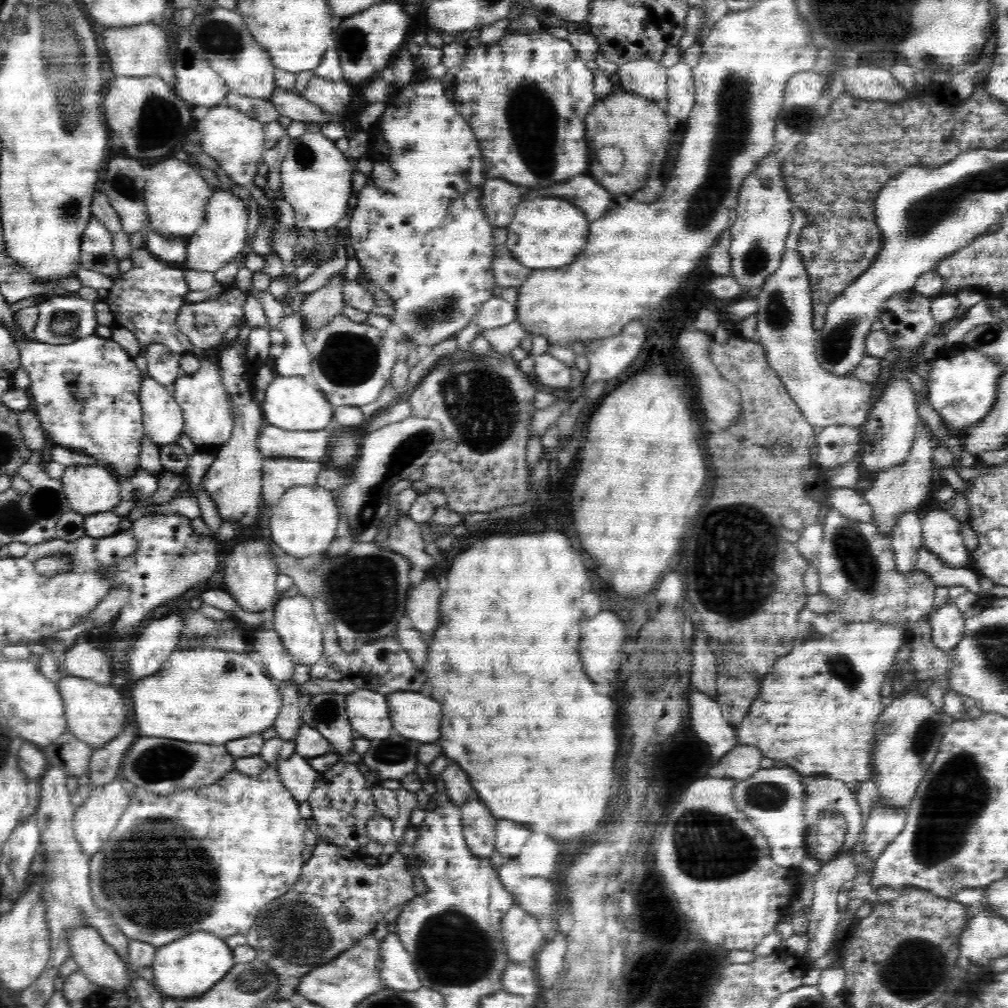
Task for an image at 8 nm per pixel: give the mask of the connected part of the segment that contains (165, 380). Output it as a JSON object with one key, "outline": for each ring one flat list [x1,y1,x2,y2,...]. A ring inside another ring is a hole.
{"outline":[[151,344,145,353,148,374,154,380,169,387,181,376,188,374,180,366,181,355,173,353,167,346]]}

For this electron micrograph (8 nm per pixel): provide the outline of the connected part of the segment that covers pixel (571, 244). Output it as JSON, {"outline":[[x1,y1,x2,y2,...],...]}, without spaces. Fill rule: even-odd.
{"outline":[[542,196,528,202,522,200,512,224,507,226,507,241,503,249,510,252,520,264,533,270,559,269,576,260,584,250,589,234,590,224,582,210,560,198]]}

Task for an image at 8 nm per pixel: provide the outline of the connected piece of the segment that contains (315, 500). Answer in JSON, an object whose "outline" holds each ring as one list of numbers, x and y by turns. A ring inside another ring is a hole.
{"outline":[[319,485,295,486,286,490,283,497,270,507,270,542,280,547,287,555,302,559,325,554,337,538,341,518,338,504,332,491]]}

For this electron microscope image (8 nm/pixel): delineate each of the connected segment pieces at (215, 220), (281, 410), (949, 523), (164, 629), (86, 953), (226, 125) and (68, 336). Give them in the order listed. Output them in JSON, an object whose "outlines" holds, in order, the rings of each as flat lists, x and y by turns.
{"outlines":[[[216,188,212,192,212,197,208,197,202,224,190,235,190,241,186,245,186,260,181,266,215,273,232,259,237,260,241,253,247,250,246,238,248,238,246,203,230,189]],[[277,375,265,390,261,409,266,424,284,430,313,431,329,427,334,416,334,406,310,378]],[[944,509,929,510,922,515,922,535,924,546,928,548,937,558,952,569,964,571,966,562,970,560,971,552,964,547,964,541,959,532,961,523,953,518]],[[181,614,153,620,138,636,129,655,129,674,137,680,156,674,177,649,179,634,184,626]],[[80,925,69,930,67,941,79,970,94,984,124,991,131,986,134,969,129,968,109,944,105,944,94,927]],[[214,106,208,110,206,118,197,124,200,134,200,144,196,150,209,154,217,161,219,168,225,170,232,182,242,188,250,190,253,198,259,199,263,192,254,184,254,177,258,175,258,164,263,162,264,124,248,114,240,112,233,106]],[[57,295,44,300,38,305,35,340,62,345,96,335,98,322,92,306,93,303,80,296]]]}

